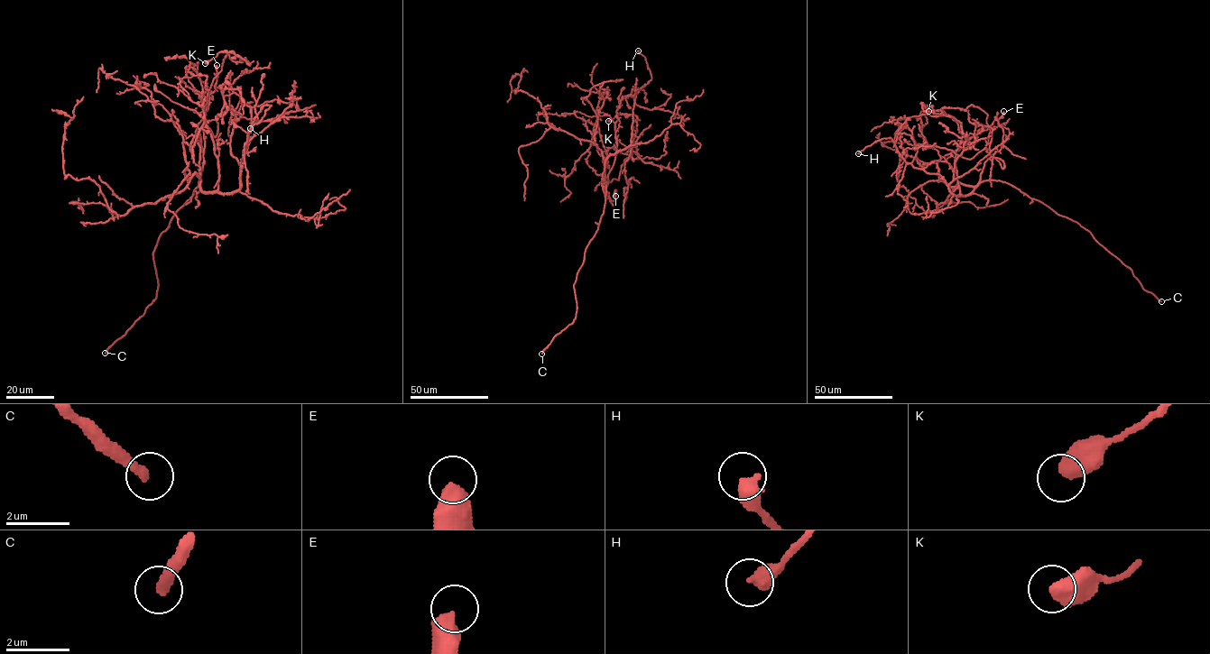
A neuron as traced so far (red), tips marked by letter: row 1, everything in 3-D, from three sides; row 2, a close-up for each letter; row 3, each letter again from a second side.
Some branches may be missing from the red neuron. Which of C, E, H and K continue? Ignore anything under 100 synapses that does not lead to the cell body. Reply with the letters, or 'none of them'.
C

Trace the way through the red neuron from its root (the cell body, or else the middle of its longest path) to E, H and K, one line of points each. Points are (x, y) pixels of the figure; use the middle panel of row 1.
E: (604, 170), (605, 189), (611, 201), (615, 198), (615, 190), (615, 196)
H: (604, 170), (605, 160), (631, 143), (635, 94), (651, 78), (645, 58), (638, 50)
K: (604, 170), (605, 197), (603, 179), (609, 182), (619, 179), (636, 132), (634, 115), (618, 115), (608, 121)

